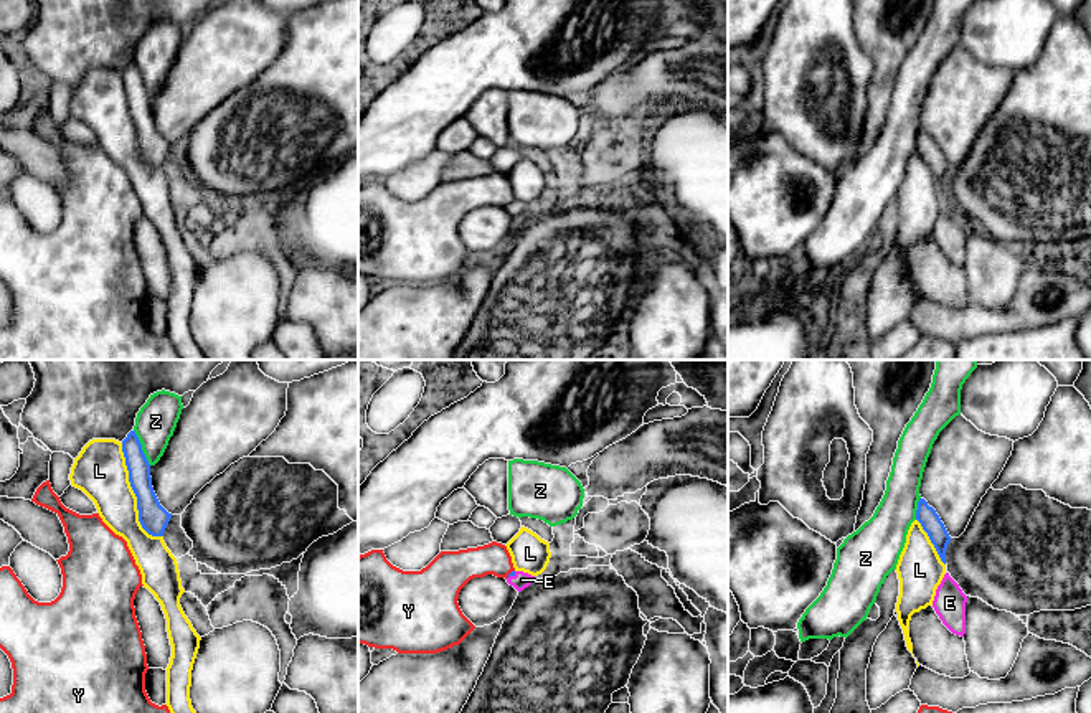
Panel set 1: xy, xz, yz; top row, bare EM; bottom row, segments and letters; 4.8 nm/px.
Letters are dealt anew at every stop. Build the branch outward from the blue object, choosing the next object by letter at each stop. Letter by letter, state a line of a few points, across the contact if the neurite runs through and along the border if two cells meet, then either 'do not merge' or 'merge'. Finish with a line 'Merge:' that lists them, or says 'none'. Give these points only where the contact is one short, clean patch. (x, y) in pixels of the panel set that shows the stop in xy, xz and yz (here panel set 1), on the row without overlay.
E: line xz (512, 203), (512, 205), (522, 210); merge
L: do not merge
Y: do not merge
Z: do not merge
Merge: E

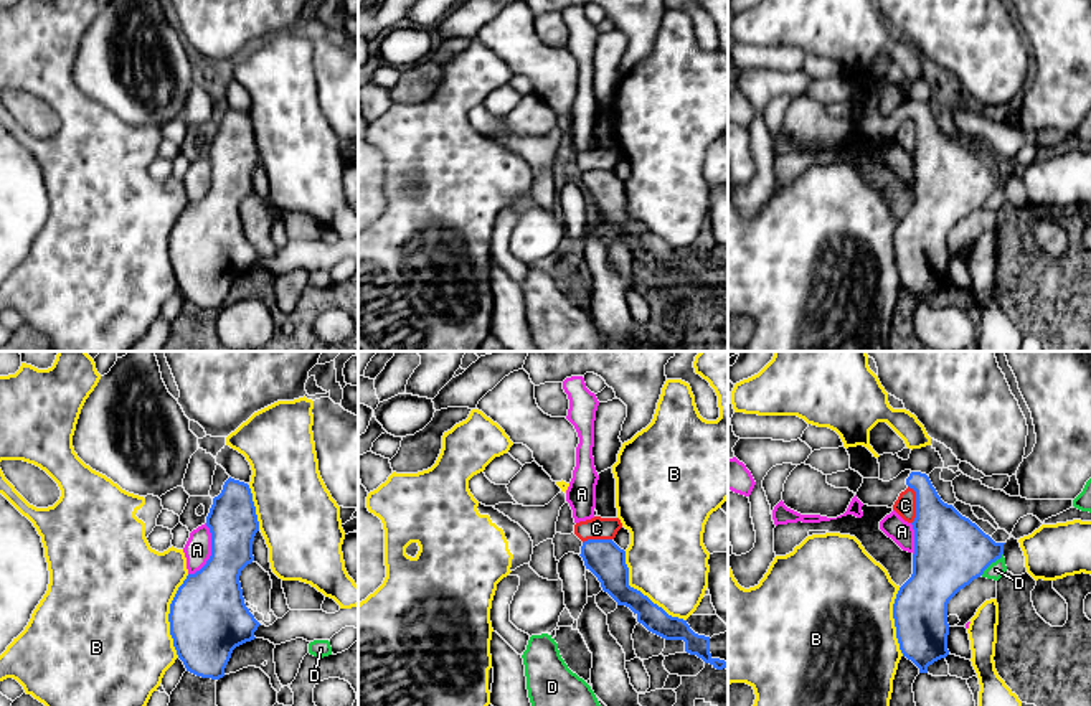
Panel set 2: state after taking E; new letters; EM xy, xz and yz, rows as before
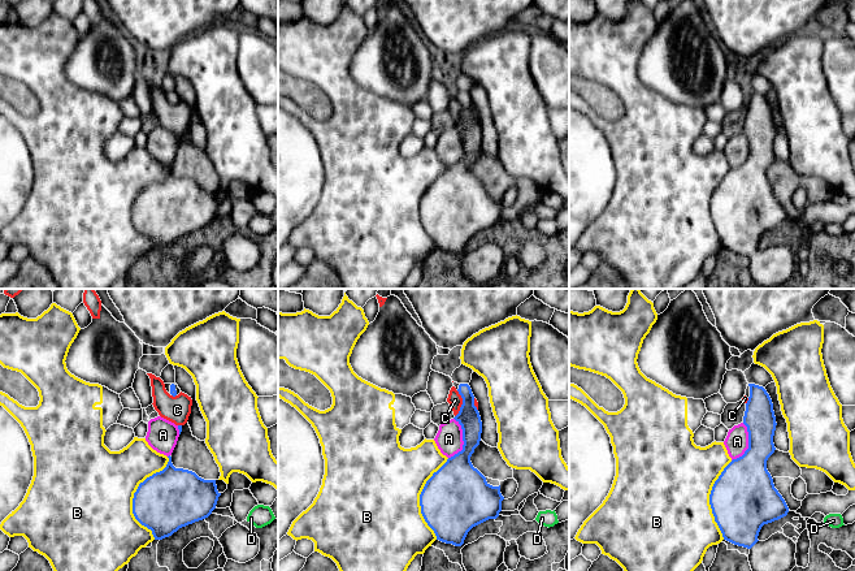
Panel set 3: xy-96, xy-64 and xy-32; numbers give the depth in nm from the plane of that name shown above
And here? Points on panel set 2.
A: do not merge
B: do not merge
C: do not merge
D: do not merge
Merge: none

